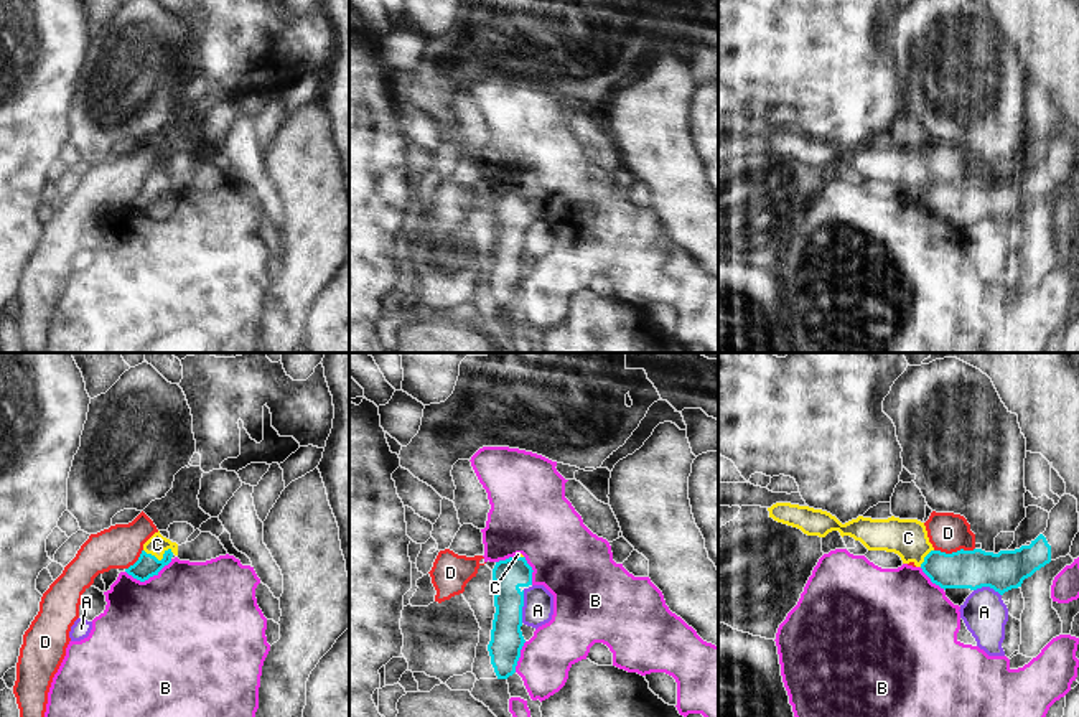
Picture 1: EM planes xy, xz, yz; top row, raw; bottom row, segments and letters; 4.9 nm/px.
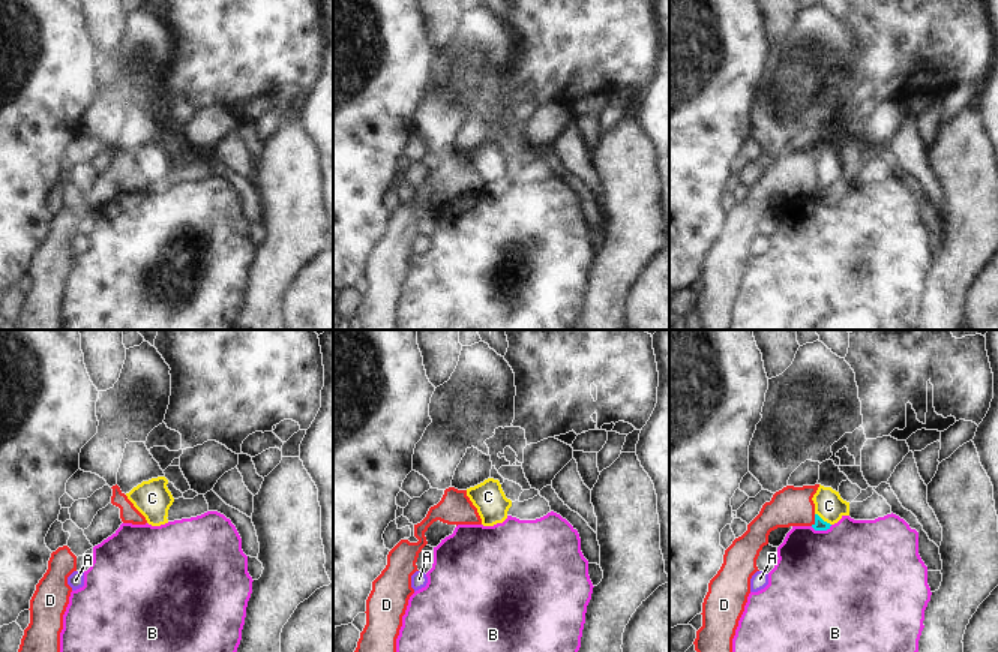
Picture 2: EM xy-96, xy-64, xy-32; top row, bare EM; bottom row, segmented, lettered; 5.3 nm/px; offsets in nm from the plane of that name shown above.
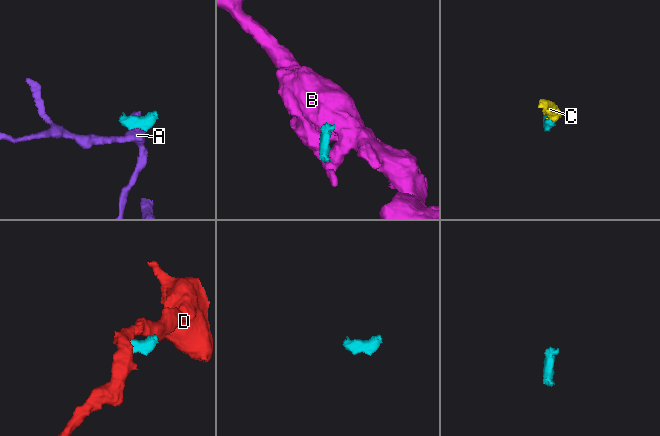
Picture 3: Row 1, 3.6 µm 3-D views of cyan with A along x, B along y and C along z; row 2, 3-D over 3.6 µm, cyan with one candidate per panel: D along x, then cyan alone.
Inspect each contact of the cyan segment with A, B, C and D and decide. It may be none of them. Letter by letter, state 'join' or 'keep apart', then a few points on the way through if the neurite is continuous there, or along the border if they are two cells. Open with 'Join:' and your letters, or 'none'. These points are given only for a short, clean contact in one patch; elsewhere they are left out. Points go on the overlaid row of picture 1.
Join: C
A: keep apart; border xz (524, 590), (521, 622)
B: keep apart
C: join; way xy (147, 566), (154, 559), (162, 559), (157, 544)
D: keep apart; border yz (974, 548), (951, 552), (934, 551)

